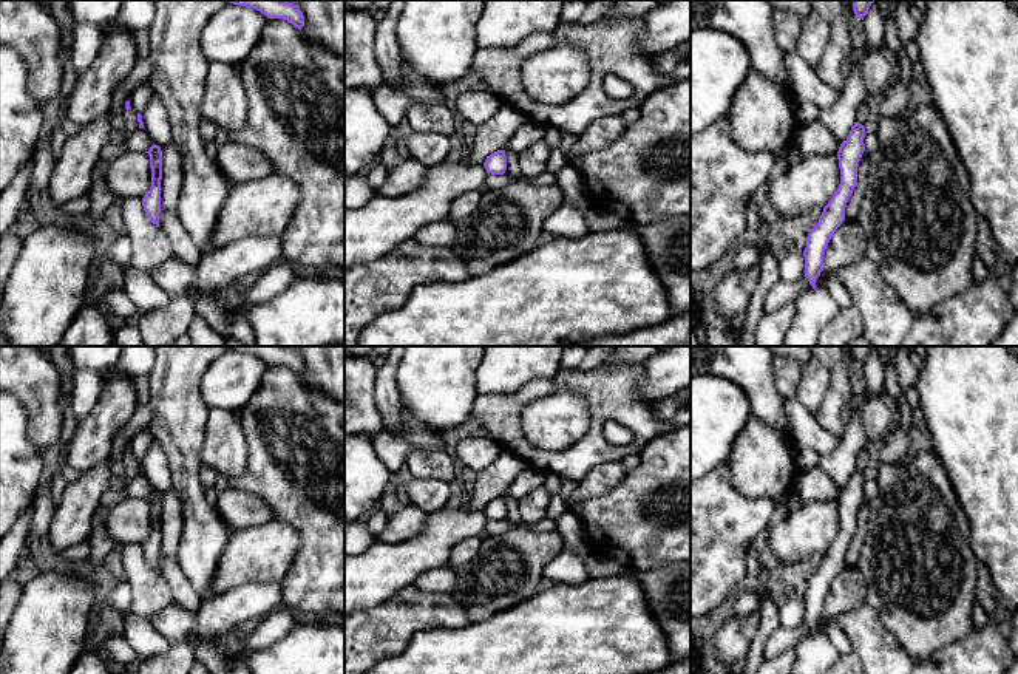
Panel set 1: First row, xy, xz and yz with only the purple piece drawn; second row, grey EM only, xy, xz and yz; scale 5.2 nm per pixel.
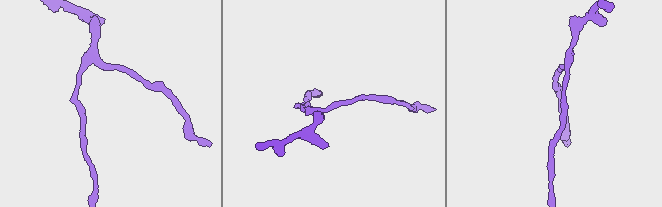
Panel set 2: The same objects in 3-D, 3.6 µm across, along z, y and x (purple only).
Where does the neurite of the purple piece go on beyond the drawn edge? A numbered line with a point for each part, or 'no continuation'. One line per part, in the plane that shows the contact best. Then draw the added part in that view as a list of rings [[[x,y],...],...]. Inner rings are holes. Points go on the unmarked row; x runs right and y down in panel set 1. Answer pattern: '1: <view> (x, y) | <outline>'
no continuation

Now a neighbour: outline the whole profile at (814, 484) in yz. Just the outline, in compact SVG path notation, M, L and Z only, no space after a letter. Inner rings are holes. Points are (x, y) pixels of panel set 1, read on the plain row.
M817 465L797 478L797 490L803 502L837 499L840 488Z

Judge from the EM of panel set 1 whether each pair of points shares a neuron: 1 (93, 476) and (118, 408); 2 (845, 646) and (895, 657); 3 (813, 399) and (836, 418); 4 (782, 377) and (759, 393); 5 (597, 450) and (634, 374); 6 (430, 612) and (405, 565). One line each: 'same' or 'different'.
1: different
2: different
3: different
4: different
5: same
6: different

